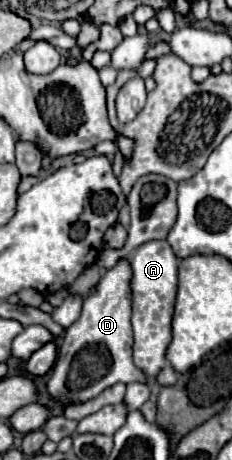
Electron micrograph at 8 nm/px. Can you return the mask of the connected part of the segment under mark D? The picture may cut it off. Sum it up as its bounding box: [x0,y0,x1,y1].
[47,258,147,406]

